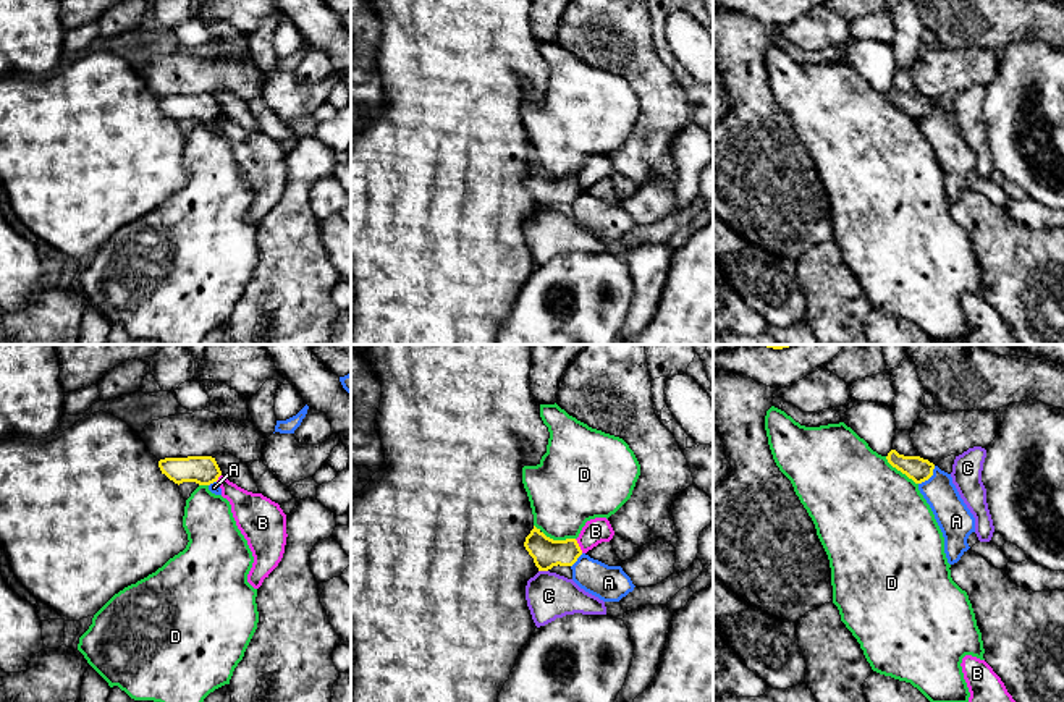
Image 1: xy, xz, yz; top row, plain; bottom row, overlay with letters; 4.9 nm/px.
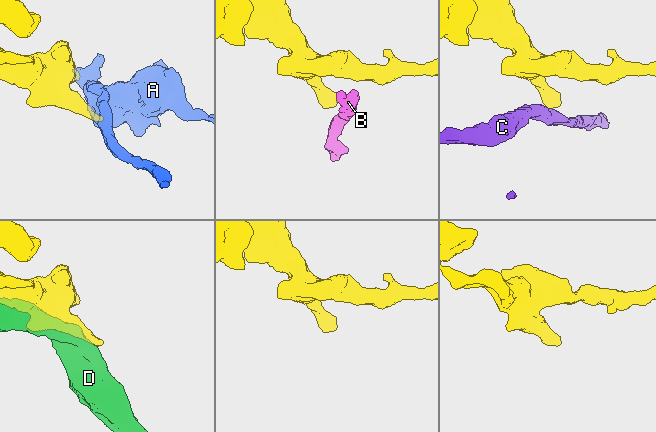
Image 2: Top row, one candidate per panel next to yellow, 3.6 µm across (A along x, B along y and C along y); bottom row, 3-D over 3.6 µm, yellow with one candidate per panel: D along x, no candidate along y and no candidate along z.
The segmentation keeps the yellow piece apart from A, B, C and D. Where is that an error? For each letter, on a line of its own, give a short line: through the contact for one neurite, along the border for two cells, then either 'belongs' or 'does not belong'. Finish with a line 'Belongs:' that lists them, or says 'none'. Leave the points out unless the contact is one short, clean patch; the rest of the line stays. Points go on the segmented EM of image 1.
A: does not belong
B: xz (574, 539), (582, 552) | does not belong
C: does not belong
D: does not belong
Belongs: none

